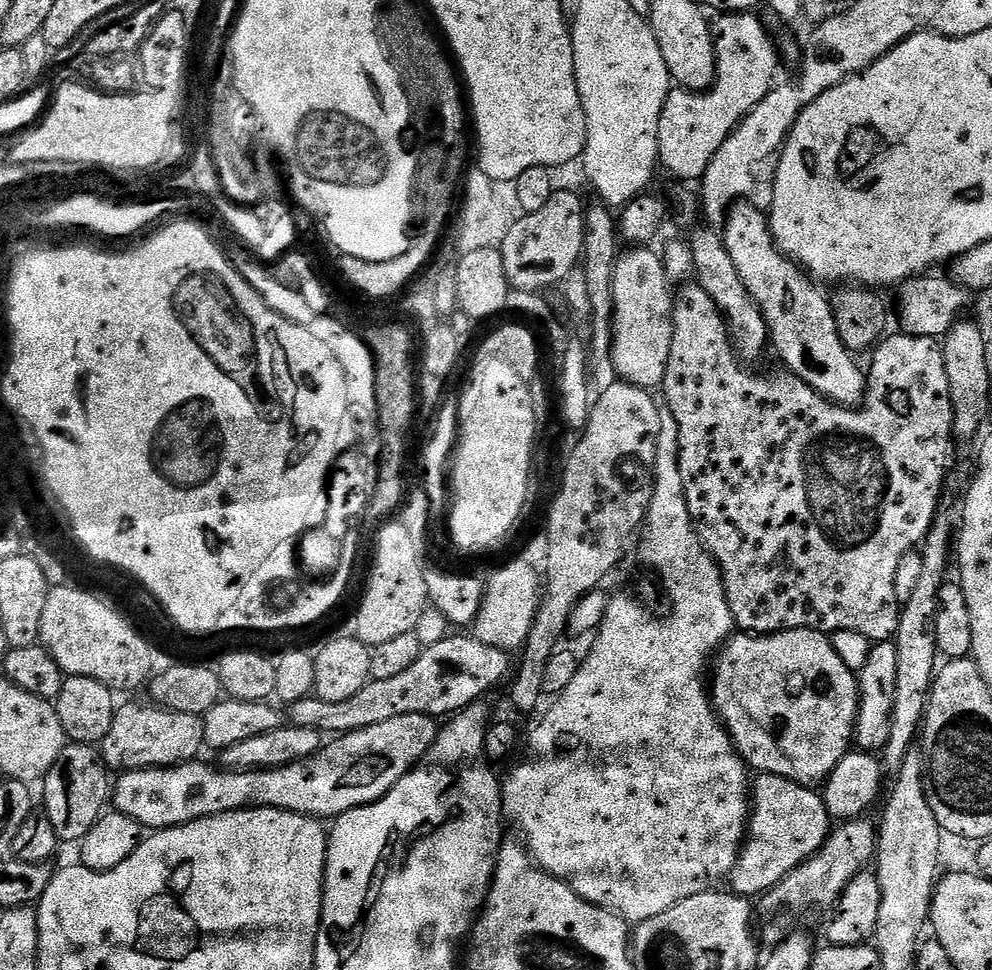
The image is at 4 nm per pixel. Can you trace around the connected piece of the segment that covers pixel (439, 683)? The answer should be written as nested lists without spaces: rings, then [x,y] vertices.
[[[449,635],[442,642],[424,649],[413,666],[397,677],[371,679],[366,687],[345,702],[326,702],[321,704],[301,704],[300,701],[287,705],[286,716],[298,726],[327,734],[335,738],[346,732],[362,730],[378,722],[390,722],[402,714],[422,714],[433,718],[451,717],[463,708],[477,703],[486,692],[498,685],[511,673],[509,653],[478,642],[474,636]]]

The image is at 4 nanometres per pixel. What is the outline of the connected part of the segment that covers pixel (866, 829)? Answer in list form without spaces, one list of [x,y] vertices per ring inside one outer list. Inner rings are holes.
[[[868,818],[846,820],[833,827],[828,840],[802,866],[790,870],[782,882],[778,882],[754,904],[754,920],[758,925],[758,940],[761,945],[780,944],[800,928],[799,924],[815,908],[831,909],[846,890],[850,878],[865,871],[873,863],[878,843],[878,828]]]

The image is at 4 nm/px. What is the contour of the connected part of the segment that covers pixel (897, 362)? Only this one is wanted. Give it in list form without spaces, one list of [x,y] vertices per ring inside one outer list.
[[[698,282],[685,283],[675,293],[672,301],[672,345],[668,359],[666,408],[674,414],[680,431],[680,473],[684,483],[684,497],[692,512],[696,533],[700,535],[705,548],[717,557],[728,556],[719,561],[719,566],[737,629],[747,630],[752,634],[771,634],[790,629],[814,629],[825,634],[857,632],[858,635],[865,636],[868,642],[892,640],[895,637],[902,606],[894,594],[894,574],[898,574],[898,562],[902,562],[904,555],[923,545],[924,537],[928,535],[937,512],[941,511],[944,467],[952,456],[952,444],[954,445],[954,414],[941,341],[931,336],[899,335],[889,335],[881,340],[871,353],[872,365],[867,365],[866,368],[868,390],[864,394],[864,403],[859,406],[845,406],[827,400],[787,370],[772,372],[769,376],[747,372],[744,369],[747,367],[732,350],[732,341],[728,338],[728,323],[718,310],[714,298],[710,298],[710,294],[706,294],[706,290]]]

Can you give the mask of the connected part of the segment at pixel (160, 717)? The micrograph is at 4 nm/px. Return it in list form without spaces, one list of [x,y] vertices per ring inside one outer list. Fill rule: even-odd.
[[[147,703],[117,707],[110,734],[106,734],[102,741],[102,755],[109,769],[167,768],[187,764],[195,761],[200,748],[205,747],[204,722],[201,717]]]

